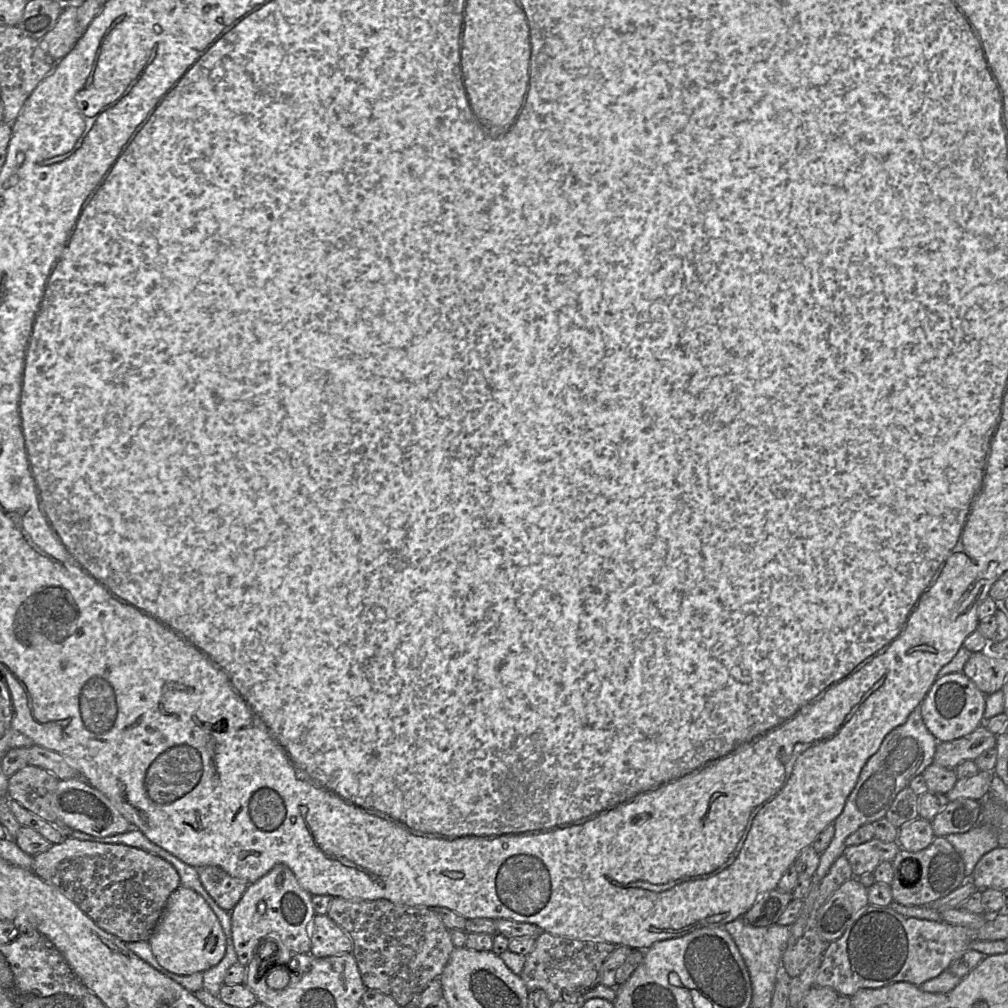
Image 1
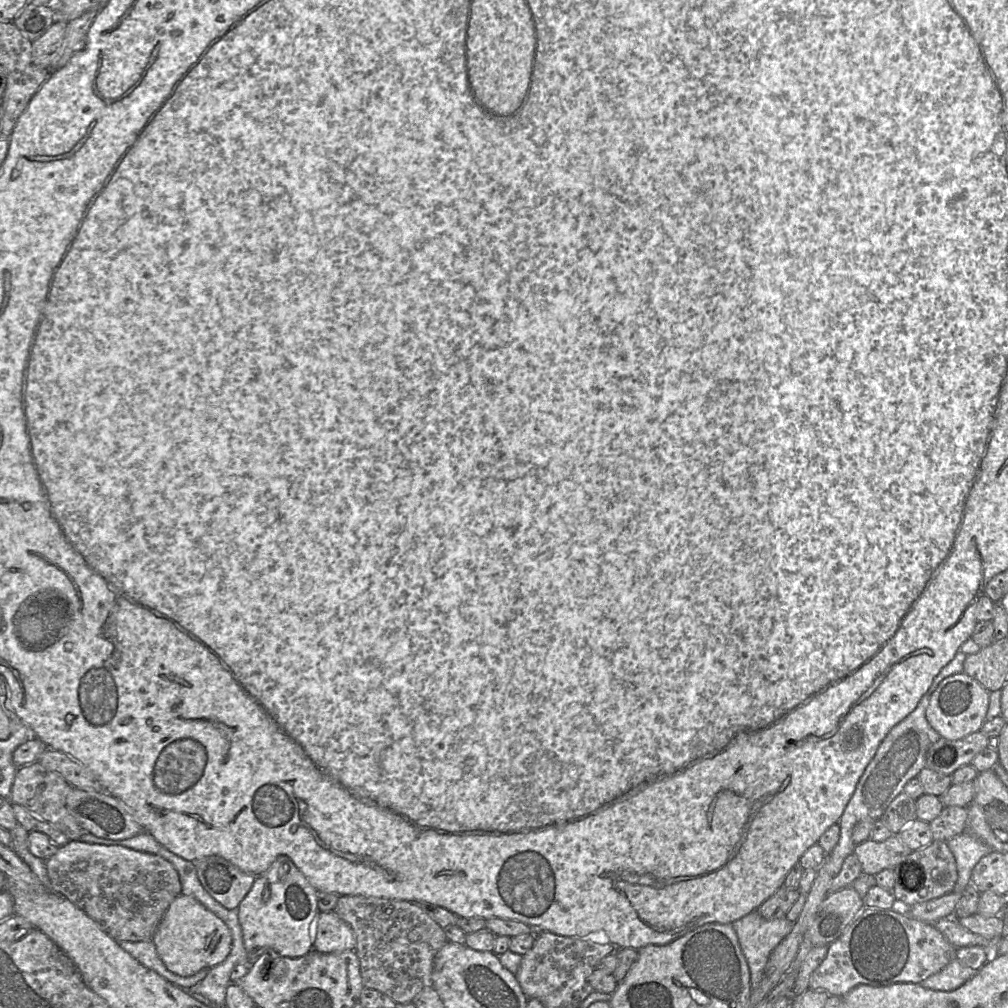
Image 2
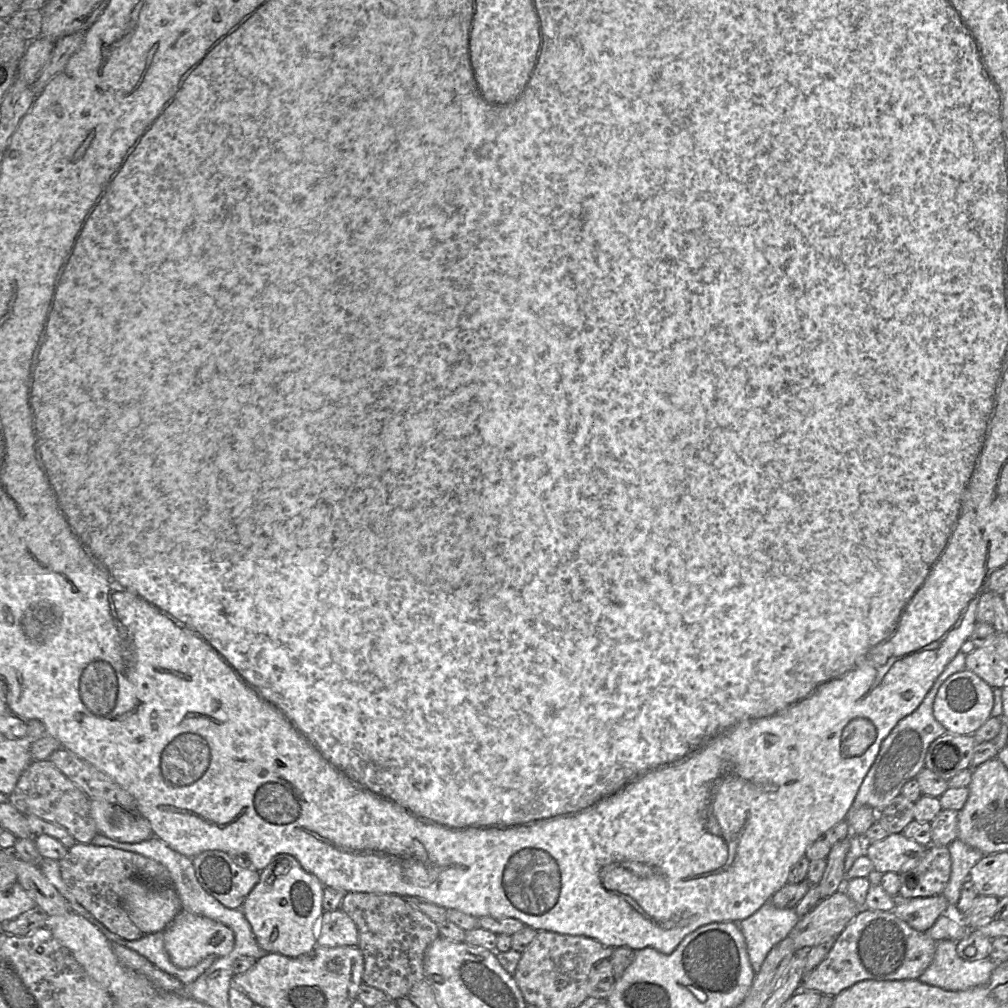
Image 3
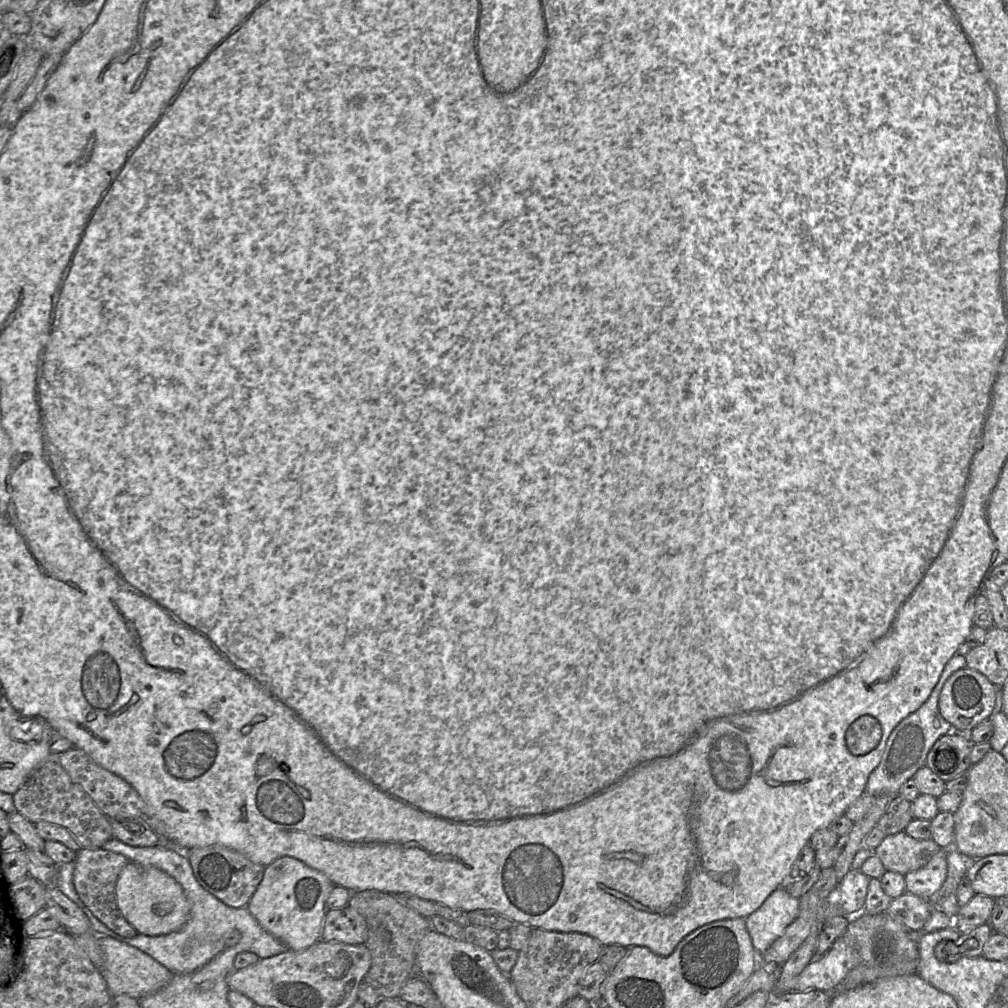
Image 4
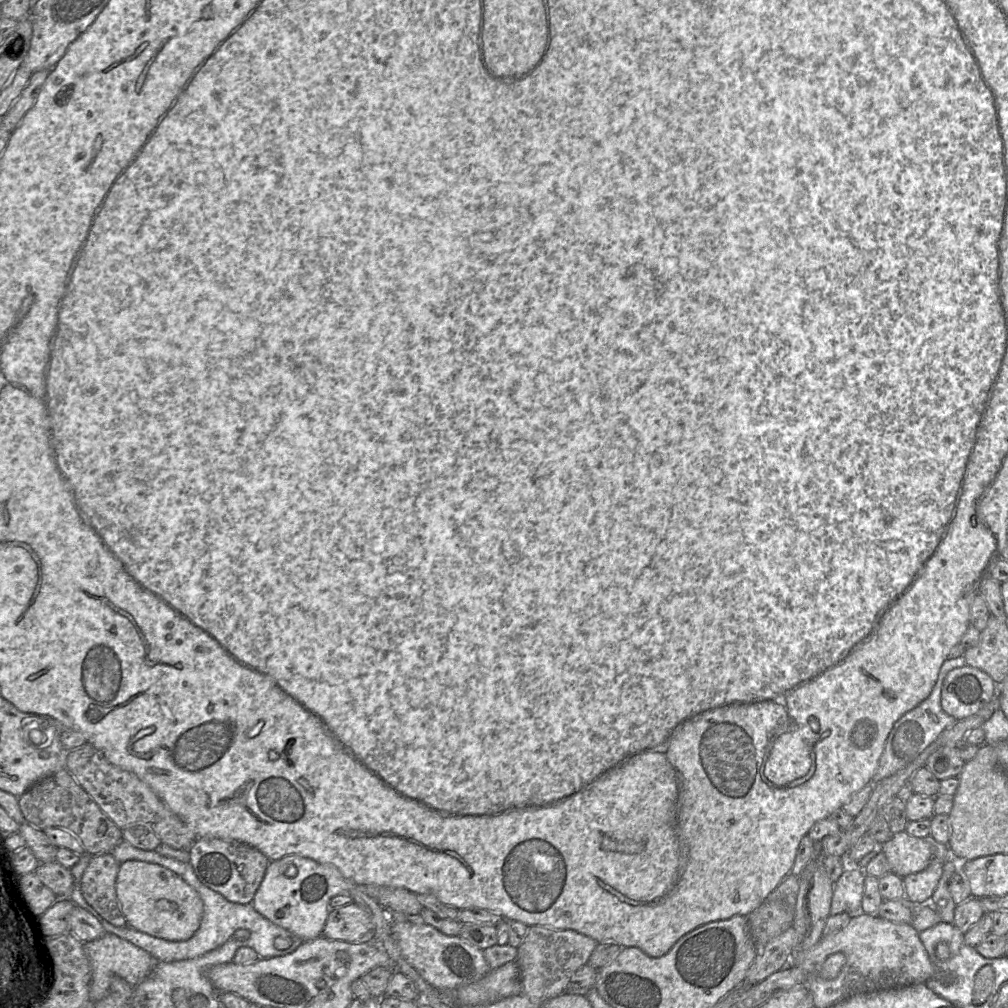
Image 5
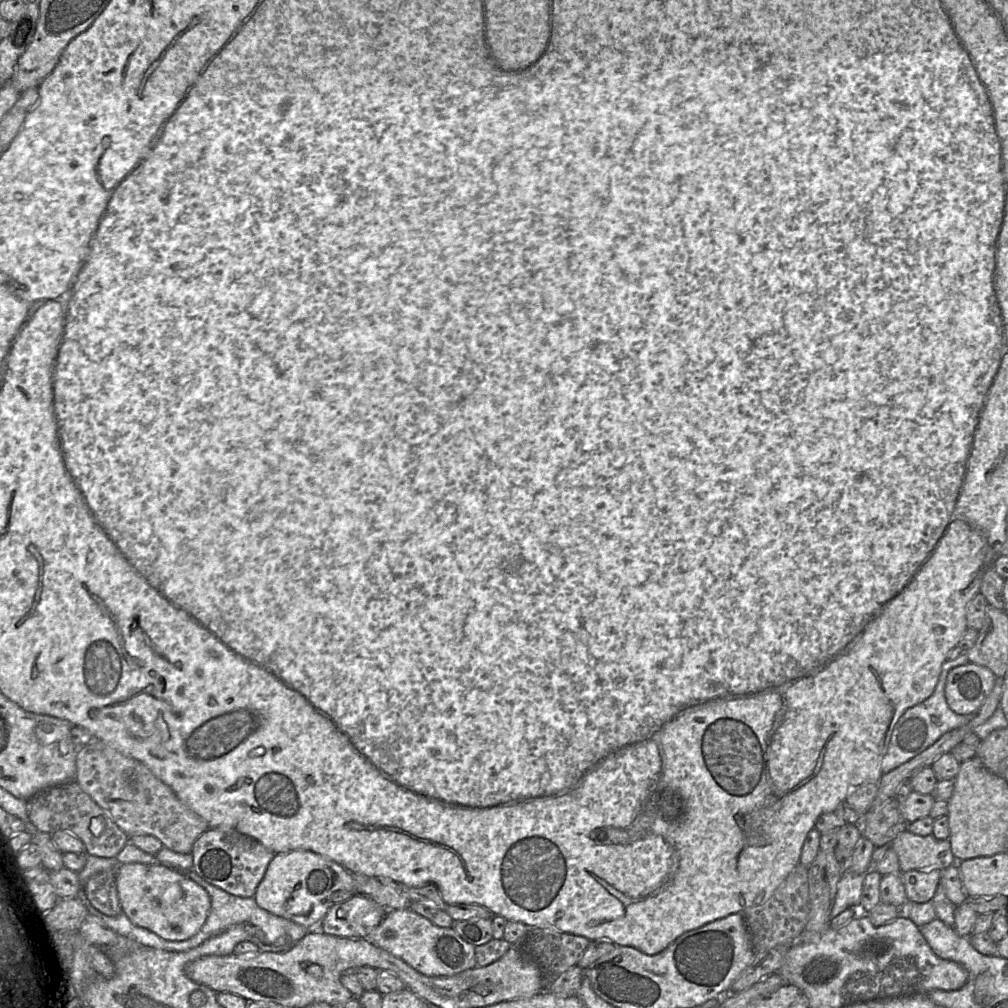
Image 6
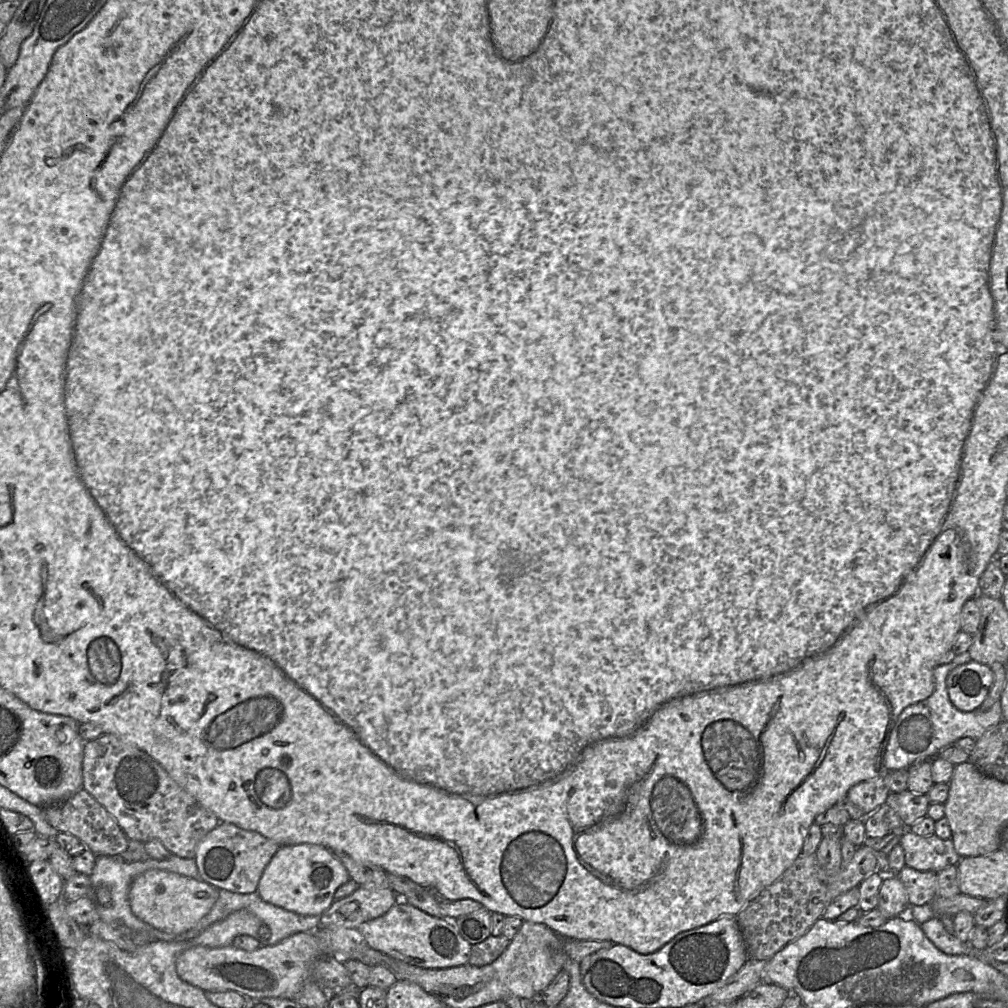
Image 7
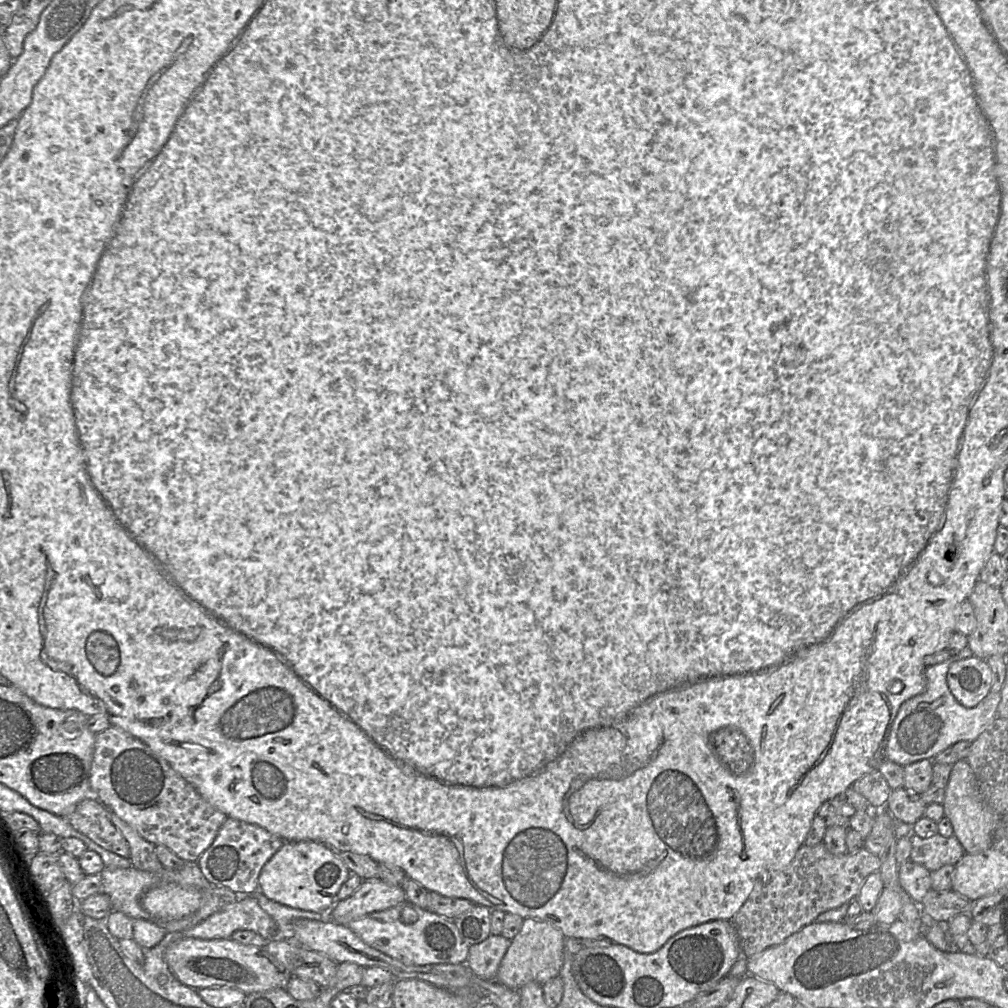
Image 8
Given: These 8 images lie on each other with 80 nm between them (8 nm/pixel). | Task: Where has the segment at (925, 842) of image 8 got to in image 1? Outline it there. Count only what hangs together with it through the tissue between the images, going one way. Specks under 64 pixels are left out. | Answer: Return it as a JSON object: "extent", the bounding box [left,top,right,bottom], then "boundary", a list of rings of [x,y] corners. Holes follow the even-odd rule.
{"extent":[843,838,901,877],"boundary":[[[876,838],[862,843],[846,847],[843,855],[849,861],[853,876],[859,877],[864,873],[872,873],[884,861],[892,862],[901,847],[897,840],[883,842]]]}

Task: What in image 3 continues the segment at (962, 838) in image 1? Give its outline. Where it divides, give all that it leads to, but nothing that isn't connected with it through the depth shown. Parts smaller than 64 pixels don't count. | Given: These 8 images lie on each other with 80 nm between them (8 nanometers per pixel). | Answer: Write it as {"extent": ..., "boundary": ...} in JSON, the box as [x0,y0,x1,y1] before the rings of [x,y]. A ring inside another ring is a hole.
{"extent":[942,838,985,907],"boundary":[[[958,838],[948,846],[951,856],[951,874],[942,895],[951,907],[956,907],[963,883],[969,878],[971,869],[985,856]]]}

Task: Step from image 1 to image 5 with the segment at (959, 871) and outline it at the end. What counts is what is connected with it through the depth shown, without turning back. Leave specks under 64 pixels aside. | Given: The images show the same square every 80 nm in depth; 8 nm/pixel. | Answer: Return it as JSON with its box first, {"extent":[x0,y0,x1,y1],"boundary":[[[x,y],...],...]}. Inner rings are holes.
{"extent":[903,863,944,905],"boundary":[[[934,863],[921,872],[903,878],[905,898],[912,905],[930,903],[931,897],[942,876],[944,863]]]}

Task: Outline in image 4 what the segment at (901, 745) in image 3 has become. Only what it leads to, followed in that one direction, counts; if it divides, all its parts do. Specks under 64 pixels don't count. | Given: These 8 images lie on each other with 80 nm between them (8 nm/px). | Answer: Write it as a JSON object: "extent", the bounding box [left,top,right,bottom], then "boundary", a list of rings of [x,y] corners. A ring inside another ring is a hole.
{"extent":[865,655,966,797],"boundary":[[[954,655],[946,663],[939,680],[931,691],[927,700],[909,716],[901,720],[889,735],[879,765],[869,775],[865,792],[875,797],[886,794],[896,796],[901,786],[913,779],[915,773],[926,763],[926,757],[934,743],[942,736],[953,732],[953,726],[940,714],[938,700],[945,681],[955,671],[966,667],[966,658],[963,655]]]}

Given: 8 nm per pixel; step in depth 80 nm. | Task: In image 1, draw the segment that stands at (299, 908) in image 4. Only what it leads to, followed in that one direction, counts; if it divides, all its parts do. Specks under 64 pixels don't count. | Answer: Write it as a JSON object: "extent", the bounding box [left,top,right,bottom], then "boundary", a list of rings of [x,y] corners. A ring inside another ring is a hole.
{"extent":[230,864,316,966],"boundary":[[[277,864],[275,865],[266,875],[261,877],[256,882],[249,884],[245,893],[241,897],[240,901],[237,903],[235,908],[230,912],[231,913],[231,931],[232,931],[232,942],[233,946],[237,955],[237,964],[242,966],[247,966],[248,963],[252,960],[255,955],[255,951],[261,952],[261,950],[265,950],[265,953],[270,954],[273,952],[271,949],[265,949],[267,945],[269,945],[269,941],[271,939],[276,939],[278,942],[281,942],[286,948],[288,948],[293,955],[294,954],[308,954],[310,952],[310,925],[313,917],[316,915],[312,905],[312,896],[304,890],[298,883],[295,875],[291,871],[289,867],[284,864]]]}

